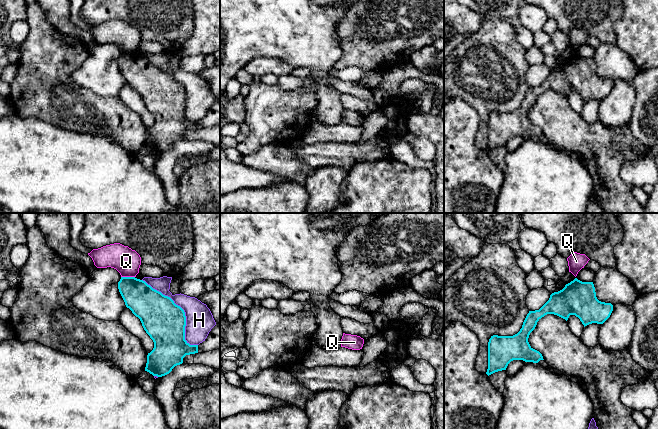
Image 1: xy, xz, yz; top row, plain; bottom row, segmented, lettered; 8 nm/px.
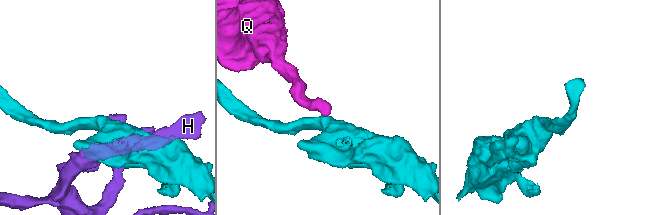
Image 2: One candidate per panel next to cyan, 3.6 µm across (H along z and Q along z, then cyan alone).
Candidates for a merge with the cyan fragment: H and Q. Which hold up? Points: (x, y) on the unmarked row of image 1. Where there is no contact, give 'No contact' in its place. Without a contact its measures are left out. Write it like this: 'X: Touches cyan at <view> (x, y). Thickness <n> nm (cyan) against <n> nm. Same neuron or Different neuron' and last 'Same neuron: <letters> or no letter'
H: Touches cyan at xy (183, 86). Thickness 340 nm (cyan) against 220 nm. Different neuron
Q: Touches cyan at xy (128, 53). Thickness 260 nm (cyan) against 220 nm. Different neuron
Same neuron: no letter

